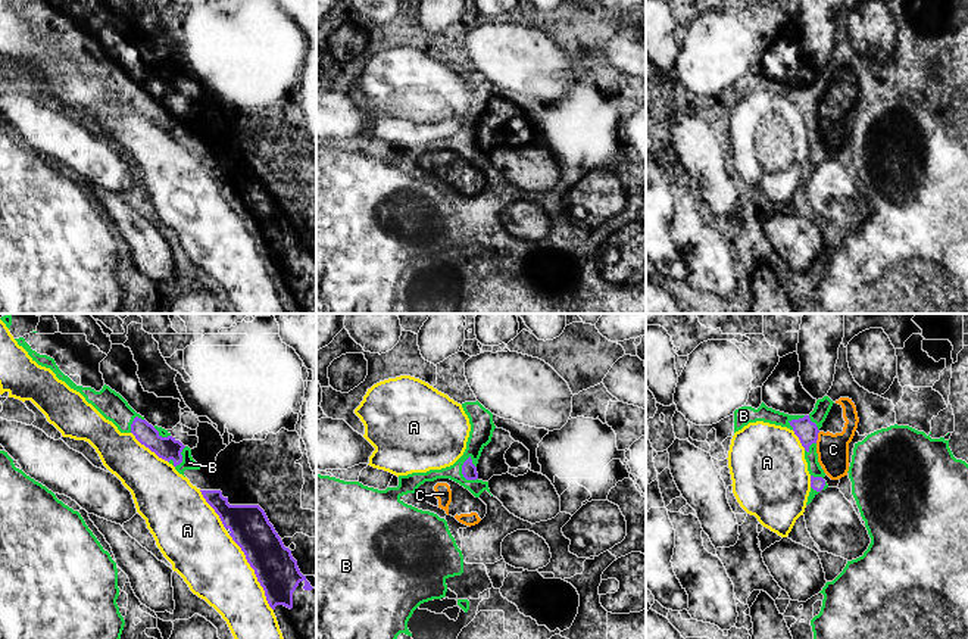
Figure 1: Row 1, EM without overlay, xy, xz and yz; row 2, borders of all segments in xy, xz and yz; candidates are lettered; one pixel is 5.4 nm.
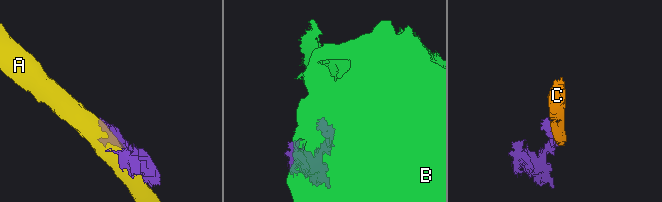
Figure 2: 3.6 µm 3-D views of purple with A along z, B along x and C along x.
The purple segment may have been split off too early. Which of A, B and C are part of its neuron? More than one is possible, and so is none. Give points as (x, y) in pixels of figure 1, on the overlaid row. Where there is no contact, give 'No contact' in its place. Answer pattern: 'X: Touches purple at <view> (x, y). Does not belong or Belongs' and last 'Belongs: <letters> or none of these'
A: Touches purple at xy (255, 573). Does not belong
B: Touches purple at xz (462, 471). Does not belong
C: Touches purple at yz (817, 438). Does not belong
Belongs: none of these

